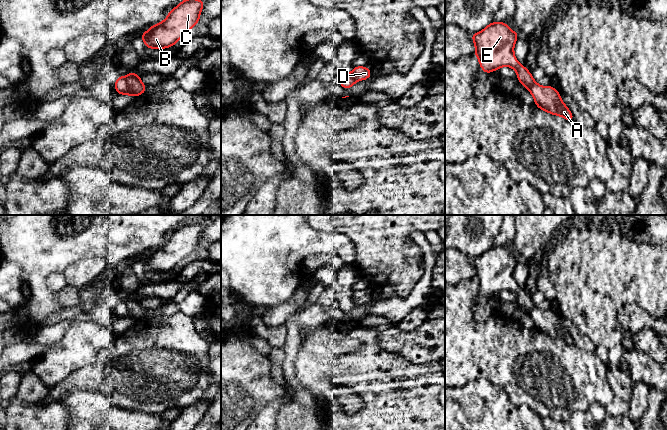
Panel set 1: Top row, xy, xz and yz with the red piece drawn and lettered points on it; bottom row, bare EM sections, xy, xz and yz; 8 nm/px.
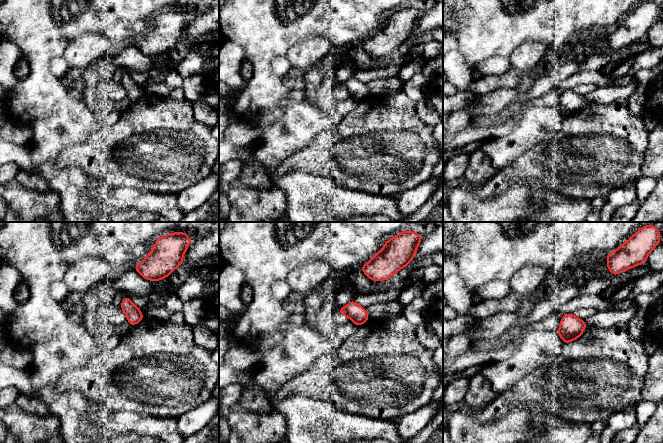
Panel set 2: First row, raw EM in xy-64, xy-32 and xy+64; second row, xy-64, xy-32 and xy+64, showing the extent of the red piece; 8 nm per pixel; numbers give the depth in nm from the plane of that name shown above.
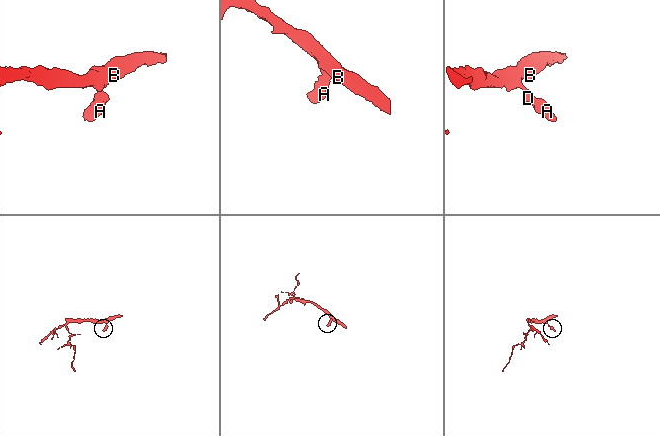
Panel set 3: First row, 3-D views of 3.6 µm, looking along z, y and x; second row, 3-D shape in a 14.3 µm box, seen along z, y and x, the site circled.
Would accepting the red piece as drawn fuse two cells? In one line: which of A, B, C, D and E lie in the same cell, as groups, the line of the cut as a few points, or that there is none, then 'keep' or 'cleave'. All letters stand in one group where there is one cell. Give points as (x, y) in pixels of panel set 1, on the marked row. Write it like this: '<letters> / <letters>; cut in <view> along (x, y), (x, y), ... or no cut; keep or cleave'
A / B C D E; cut in xy along (125, 78), (128, 85), (137, 95); cleave

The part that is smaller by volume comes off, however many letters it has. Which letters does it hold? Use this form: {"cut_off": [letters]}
{"cut_off": ["A"]}

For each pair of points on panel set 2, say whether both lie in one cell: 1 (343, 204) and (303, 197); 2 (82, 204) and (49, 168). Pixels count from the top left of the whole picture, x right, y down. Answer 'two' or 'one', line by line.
1: one
2: one

